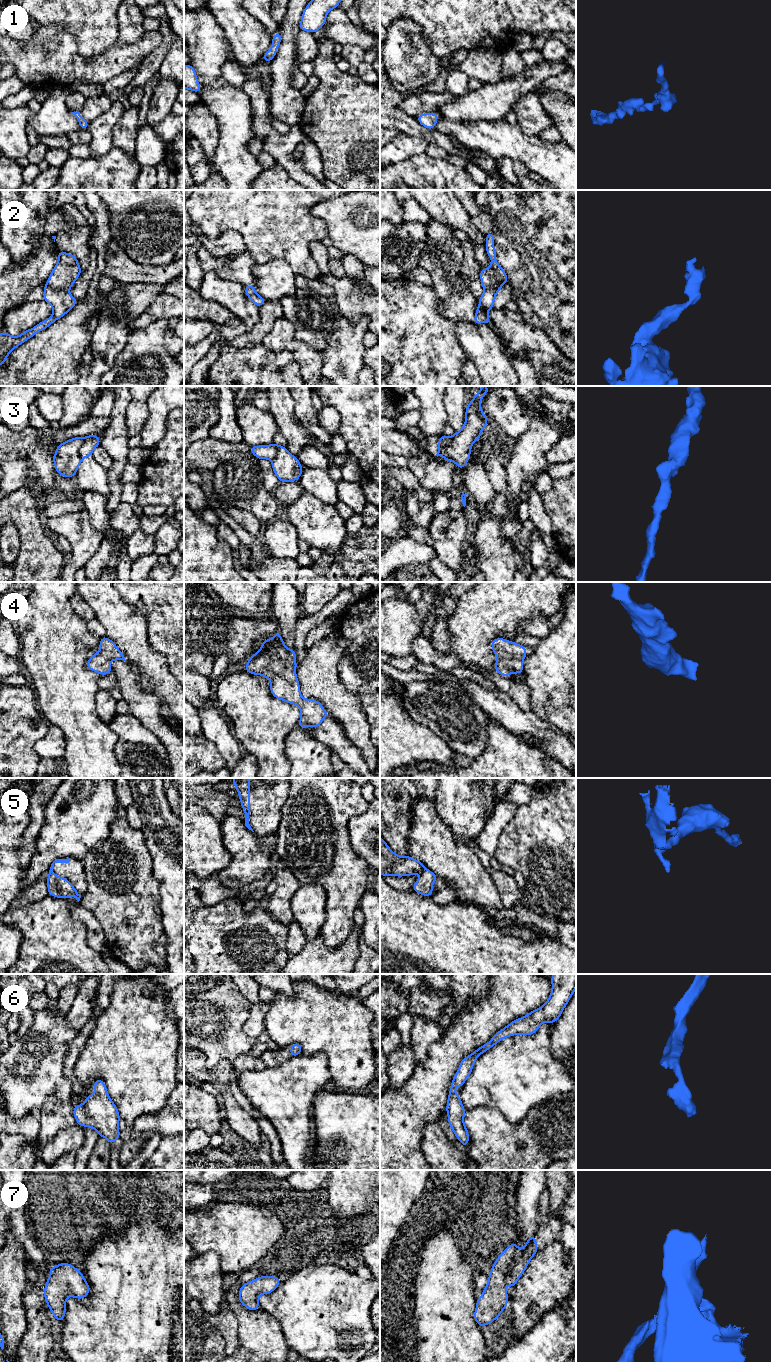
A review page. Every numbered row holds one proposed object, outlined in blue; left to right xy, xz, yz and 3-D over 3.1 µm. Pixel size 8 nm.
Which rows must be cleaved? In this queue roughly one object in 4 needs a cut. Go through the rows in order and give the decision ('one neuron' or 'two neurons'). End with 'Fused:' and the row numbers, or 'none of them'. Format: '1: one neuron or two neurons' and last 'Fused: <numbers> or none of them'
1: one neuron
2: one neuron
3: two neurons
4: one neuron
5: two neurons
6: one neuron
7: one neuron
Fused: 3, 5

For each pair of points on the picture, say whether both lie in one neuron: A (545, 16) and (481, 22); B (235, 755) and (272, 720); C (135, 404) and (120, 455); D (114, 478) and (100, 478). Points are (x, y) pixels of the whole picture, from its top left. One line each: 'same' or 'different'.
A: same
B: different
C: different
D: different

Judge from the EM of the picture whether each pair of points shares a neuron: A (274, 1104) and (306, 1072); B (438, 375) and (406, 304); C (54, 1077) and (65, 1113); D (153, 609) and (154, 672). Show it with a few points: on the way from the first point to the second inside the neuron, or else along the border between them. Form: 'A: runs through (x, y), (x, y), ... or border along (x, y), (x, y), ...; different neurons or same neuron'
A: runs through (283, 1095), (295, 1083), (300, 1081); same neuron
B: runs through (423, 357), (406, 340), (406, 322); same neuron
C: border along (69, 1099), (59, 1101), (49, 1097), (41, 1108); different neurons
D: border along (148, 626), (149, 645), (164, 657), (168, 668); different neurons

